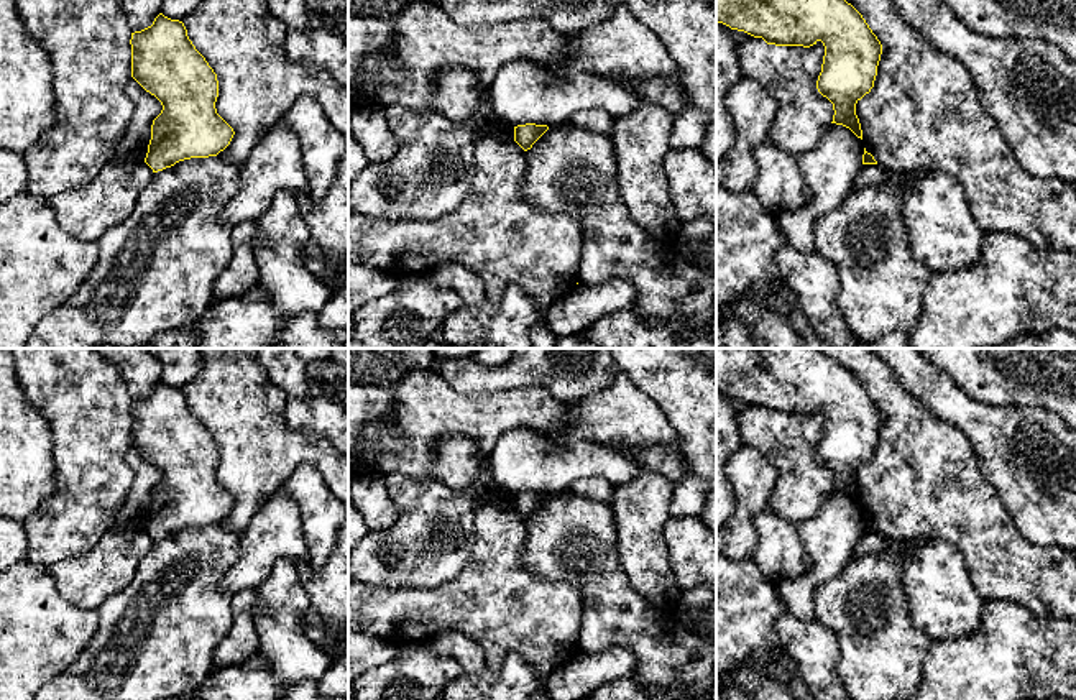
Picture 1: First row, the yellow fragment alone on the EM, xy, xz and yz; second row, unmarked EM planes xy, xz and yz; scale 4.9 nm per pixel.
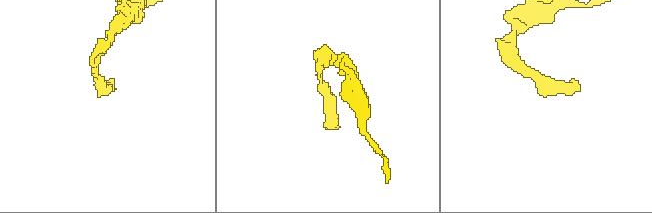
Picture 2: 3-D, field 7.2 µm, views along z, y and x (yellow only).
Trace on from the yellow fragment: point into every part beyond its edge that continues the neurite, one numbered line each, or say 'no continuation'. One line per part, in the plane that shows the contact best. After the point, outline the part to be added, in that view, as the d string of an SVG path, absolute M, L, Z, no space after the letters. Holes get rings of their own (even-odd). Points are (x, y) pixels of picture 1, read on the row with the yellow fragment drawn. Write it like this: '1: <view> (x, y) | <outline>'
no continuation

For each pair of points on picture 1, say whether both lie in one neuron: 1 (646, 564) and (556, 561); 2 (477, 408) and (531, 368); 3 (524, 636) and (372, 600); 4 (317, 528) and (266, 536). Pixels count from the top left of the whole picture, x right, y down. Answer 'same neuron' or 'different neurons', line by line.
1: different neurons
2: different neurons
3: same neuron
4: different neurons

